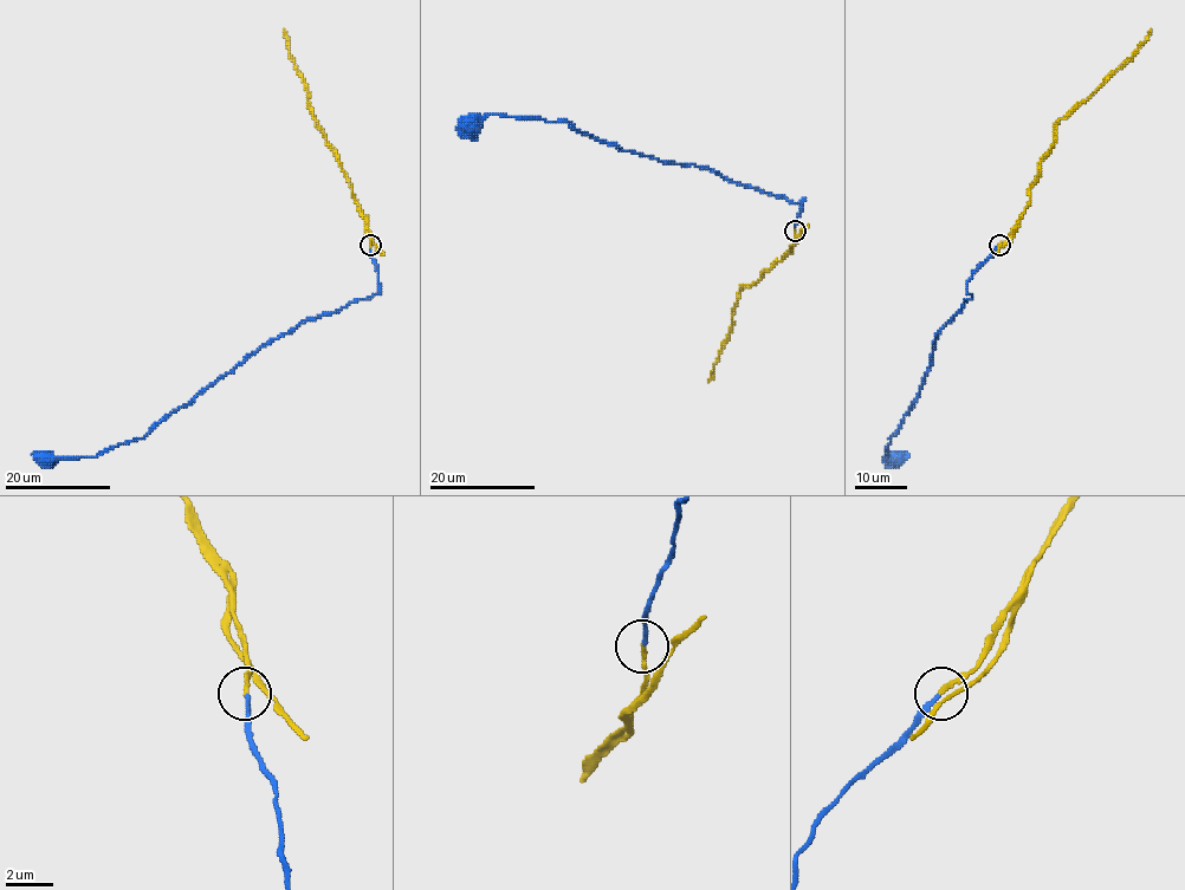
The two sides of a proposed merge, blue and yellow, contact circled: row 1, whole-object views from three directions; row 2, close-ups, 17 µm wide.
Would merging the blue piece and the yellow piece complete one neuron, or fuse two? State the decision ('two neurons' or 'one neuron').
one neuron

